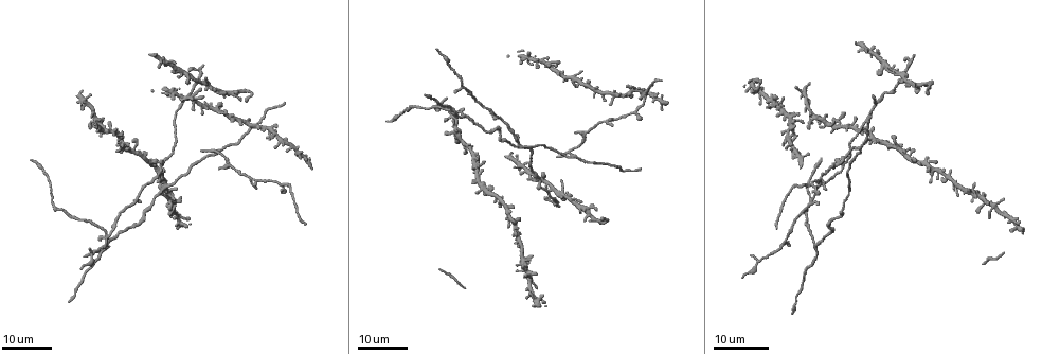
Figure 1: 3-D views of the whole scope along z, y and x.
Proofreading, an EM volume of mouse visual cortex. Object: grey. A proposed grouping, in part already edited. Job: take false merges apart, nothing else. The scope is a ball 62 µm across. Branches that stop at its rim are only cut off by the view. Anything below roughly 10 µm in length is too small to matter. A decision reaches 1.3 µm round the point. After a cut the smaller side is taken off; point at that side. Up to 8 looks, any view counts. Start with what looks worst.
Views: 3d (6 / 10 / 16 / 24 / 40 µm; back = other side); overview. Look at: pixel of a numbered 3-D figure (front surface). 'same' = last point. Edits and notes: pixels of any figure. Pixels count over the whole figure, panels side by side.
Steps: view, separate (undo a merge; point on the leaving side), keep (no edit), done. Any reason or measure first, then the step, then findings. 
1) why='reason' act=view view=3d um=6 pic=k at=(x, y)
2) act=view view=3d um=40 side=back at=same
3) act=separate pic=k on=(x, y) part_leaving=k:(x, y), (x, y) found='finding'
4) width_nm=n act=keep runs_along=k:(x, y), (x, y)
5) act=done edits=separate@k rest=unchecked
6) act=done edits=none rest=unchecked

why='looks like a crossing' act=view view=3d um=24 pic=1 at=(571, 155)

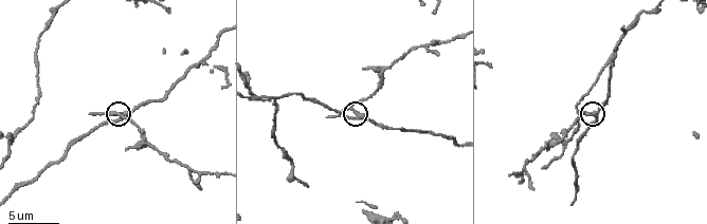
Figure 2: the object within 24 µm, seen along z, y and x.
act=view view=3d um=6 pic=2 at=(355, 111)

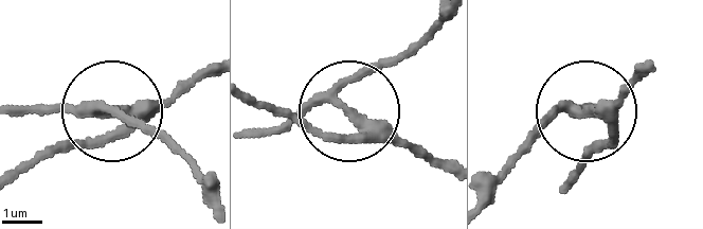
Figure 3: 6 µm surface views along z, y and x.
width_nm=280 act=separate pic=3 on=(118, 110) found='two neurons meet here'

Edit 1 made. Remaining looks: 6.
act=view view=overview

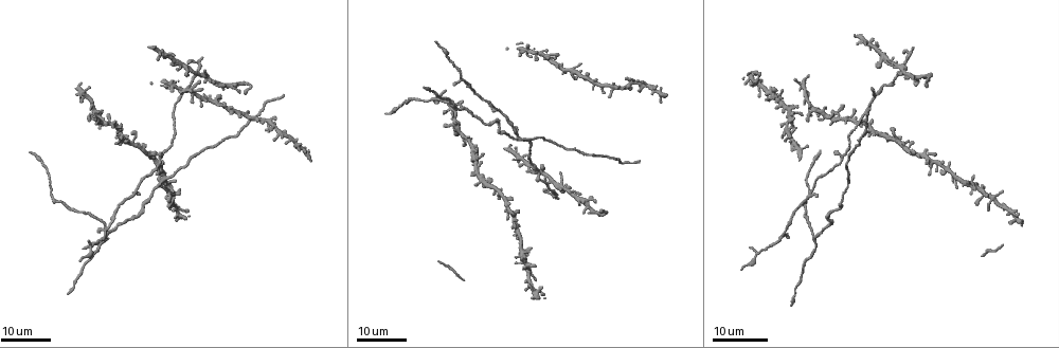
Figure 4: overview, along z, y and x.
why='two arms at a narrow angle' act=view view=3d um=24 pic=4 at=(557, 184)

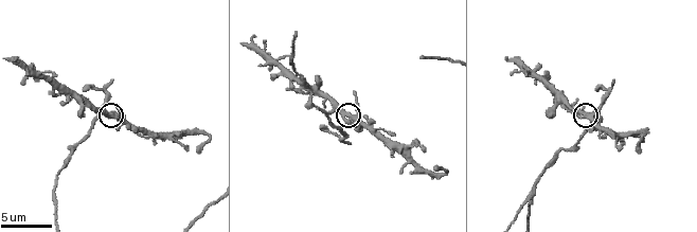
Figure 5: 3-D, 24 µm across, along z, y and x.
why='closer look' act=view view=3d um=10 pic=5 at=(585, 116)

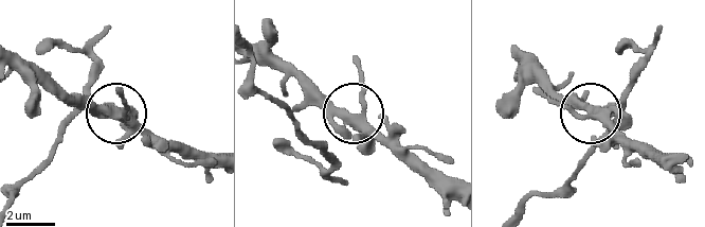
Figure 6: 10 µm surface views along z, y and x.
act=view view=3d um=6 pic=6 at=(111, 112)

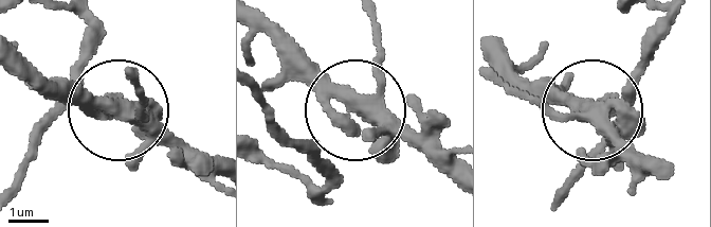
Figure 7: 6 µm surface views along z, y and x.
act=keep runs_along=7:(257, 95), (305, 143), (345, 119), (385, 116), (443, 170) found='all the same neuron'

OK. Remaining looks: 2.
act=view view=3d um=10 pic=2 at=(570, 136)

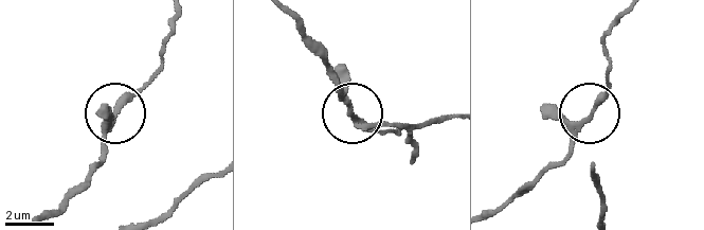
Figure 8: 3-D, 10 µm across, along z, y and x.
act=view view=3d um=6 pic=8 at=(355, 117)

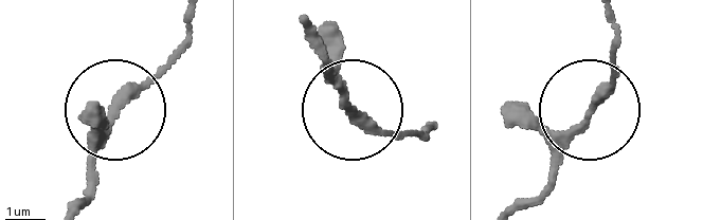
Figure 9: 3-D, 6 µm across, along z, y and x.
side_arm_um=37 act=keep found='continuous, no second neuron'

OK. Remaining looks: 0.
act=done edits=separate@3 rest=unchecked

